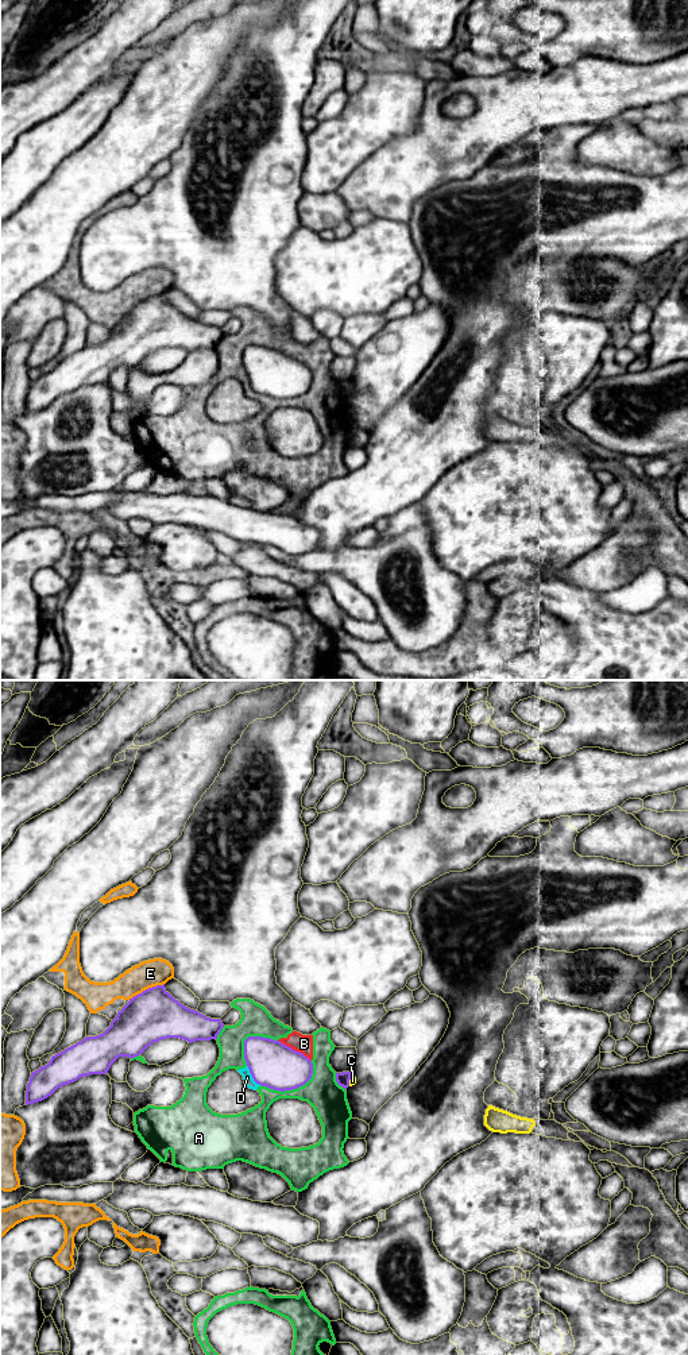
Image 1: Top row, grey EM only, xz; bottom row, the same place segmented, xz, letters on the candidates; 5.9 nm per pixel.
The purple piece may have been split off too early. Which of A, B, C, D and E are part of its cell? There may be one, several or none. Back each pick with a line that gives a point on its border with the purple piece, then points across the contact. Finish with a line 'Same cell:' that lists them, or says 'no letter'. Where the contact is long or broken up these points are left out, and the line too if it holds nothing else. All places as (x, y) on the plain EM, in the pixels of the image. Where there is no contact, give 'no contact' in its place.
Same cell: no letter

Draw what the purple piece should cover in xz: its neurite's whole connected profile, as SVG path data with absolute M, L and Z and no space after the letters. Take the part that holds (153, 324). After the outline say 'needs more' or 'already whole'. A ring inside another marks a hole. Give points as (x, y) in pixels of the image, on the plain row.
M165 293L148 297L130 308L103 343L84 347L53 364L47 374L32 381L26 399L26 414L47 408L58 397L81 386L105 383L119 366L135 367L154 351L167 347L179 347L189 352L217 348L223 336L221 328L206 327L181 313L165 298Z | already whole

